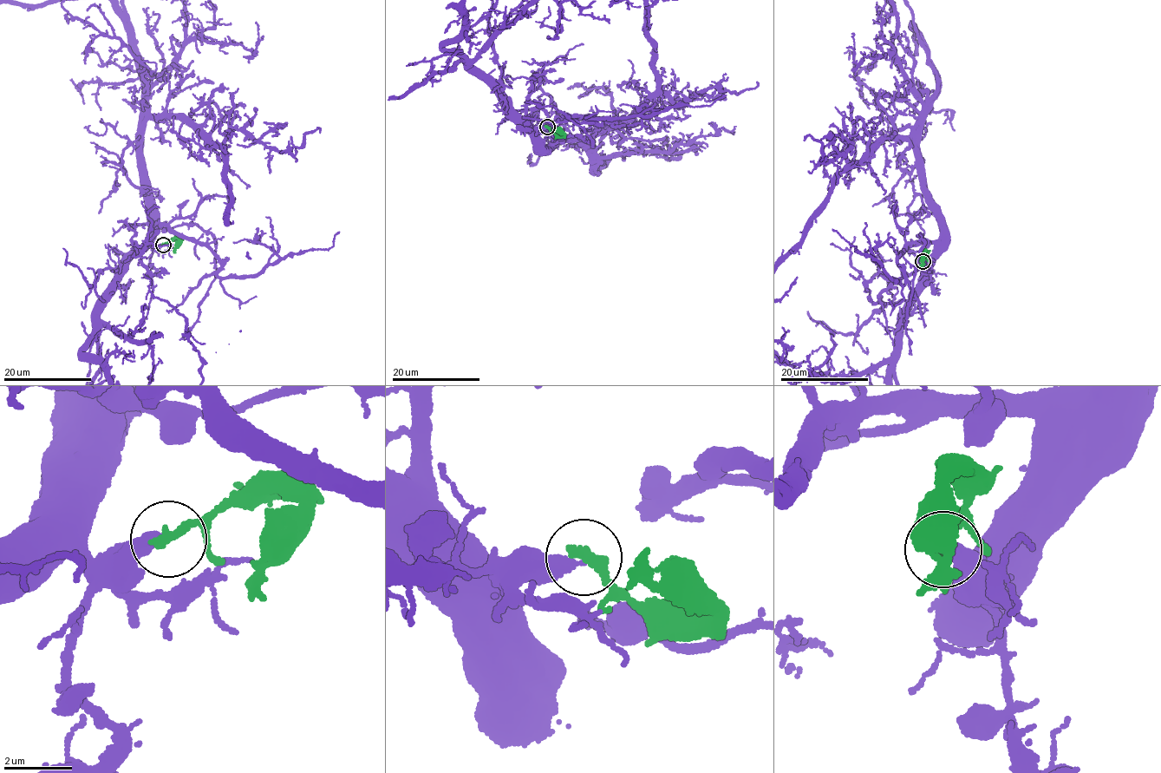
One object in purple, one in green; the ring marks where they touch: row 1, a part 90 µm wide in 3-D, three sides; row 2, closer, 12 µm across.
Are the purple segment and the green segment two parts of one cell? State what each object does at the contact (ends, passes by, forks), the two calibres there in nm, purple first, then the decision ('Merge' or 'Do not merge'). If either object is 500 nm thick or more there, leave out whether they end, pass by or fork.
At the ring purple ends. At the ring green ends. Thickness 320 nm (purple) against 360 nm. Do not merge

